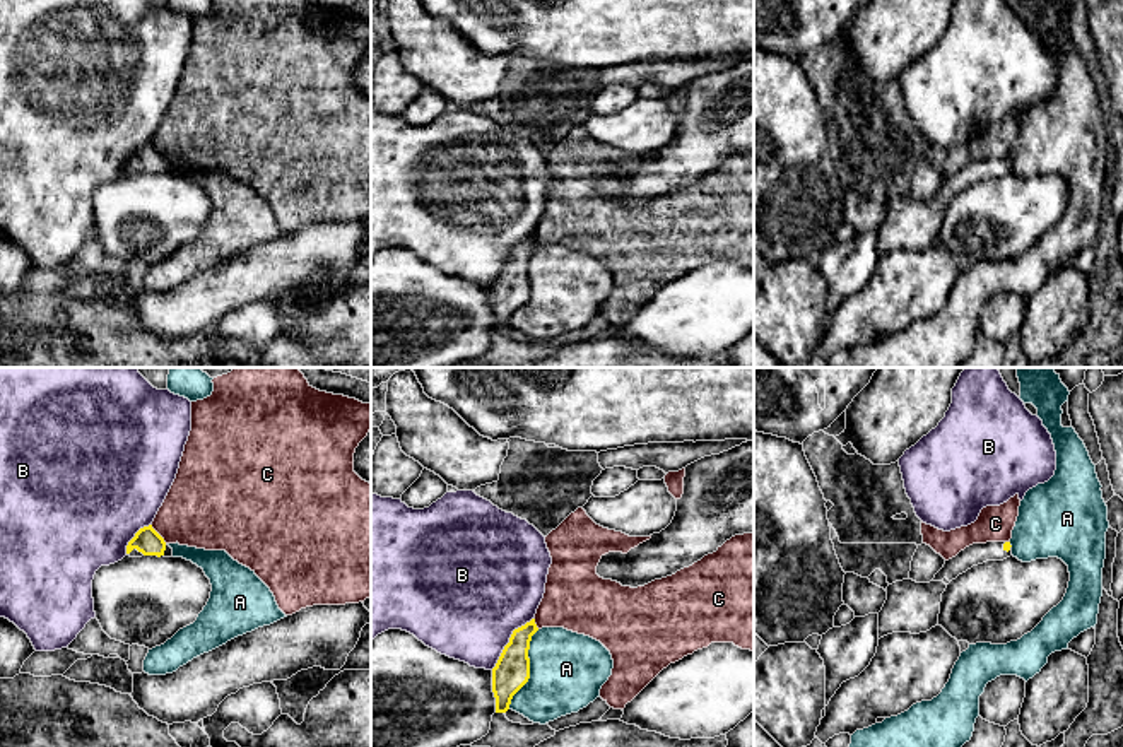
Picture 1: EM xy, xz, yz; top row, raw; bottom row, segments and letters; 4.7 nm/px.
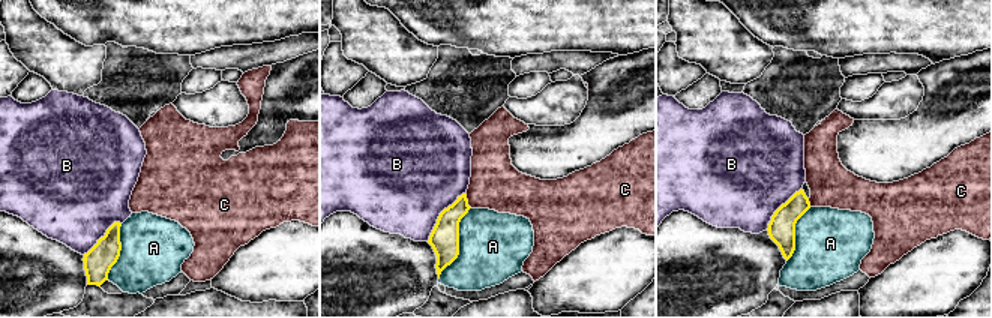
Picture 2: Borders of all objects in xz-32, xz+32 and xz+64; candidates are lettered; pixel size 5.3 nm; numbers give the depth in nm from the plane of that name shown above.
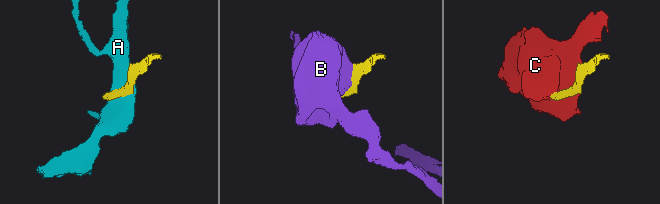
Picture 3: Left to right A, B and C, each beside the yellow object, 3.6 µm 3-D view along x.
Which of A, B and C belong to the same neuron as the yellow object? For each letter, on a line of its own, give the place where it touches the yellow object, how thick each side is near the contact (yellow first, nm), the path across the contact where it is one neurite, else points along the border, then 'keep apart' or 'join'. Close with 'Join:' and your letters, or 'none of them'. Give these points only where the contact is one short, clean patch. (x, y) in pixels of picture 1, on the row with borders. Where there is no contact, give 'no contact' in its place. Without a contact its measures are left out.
A: xz (529, 669) | 170/360 nm | along xz (539, 629), (530, 641), (529, 681), (513, 696), (508, 708) | keep apart
B: xz (510, 641) | 170/480 nm | keep apart
C: xy (158, 534) | 120/380 nm | along xy (151, 525), (166, 542) | keep apart
Join: none of them

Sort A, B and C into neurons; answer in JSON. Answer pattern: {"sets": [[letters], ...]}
{"sets": [["A"], ["B"], ["C"]]}

